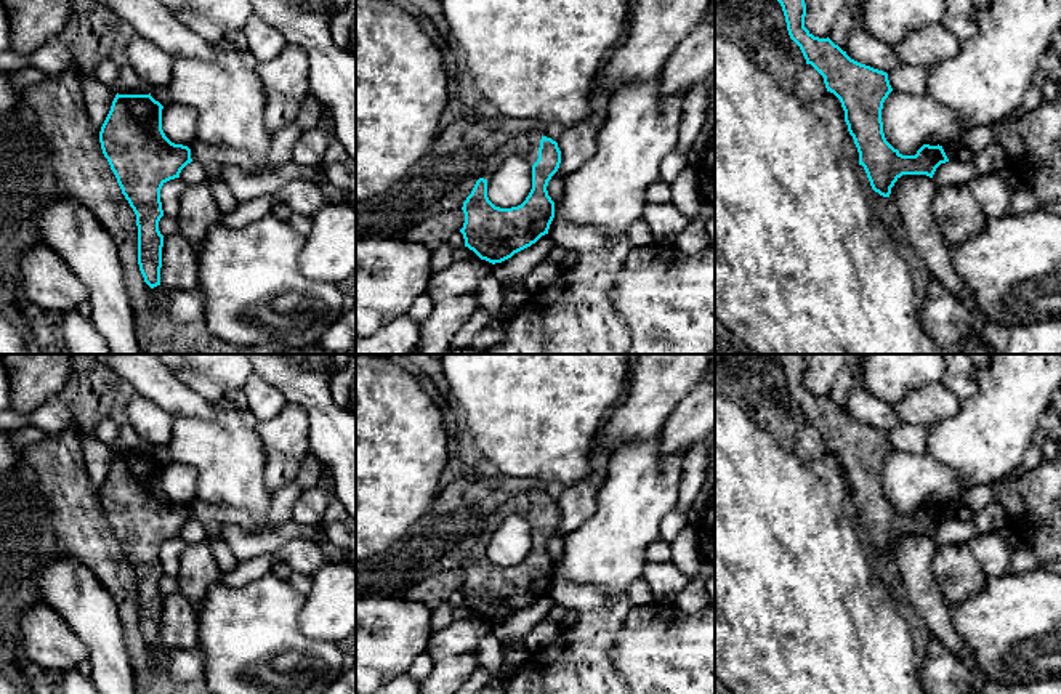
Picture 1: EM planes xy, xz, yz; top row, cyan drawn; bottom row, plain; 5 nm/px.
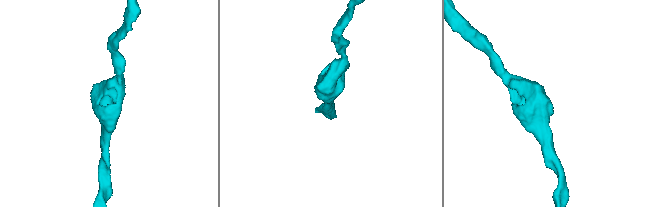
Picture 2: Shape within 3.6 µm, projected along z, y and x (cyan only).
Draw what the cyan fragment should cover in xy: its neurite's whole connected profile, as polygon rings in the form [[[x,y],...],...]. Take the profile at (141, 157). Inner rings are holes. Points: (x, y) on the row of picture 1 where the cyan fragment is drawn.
[[[115,95],[111,111],[101,127],[99,143],[122,194],[136,215],[138,264],[144,282],[154,288],[160,285],[163,236],[159,221],[163,216],[160,189],[192,162],[191,149],[171,143],[162,130],[163,106],[149,95]]]

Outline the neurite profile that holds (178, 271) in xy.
[[[180,231],[163,237],[160,285],[165,290],[192,290],[199,285],[197,247]]]

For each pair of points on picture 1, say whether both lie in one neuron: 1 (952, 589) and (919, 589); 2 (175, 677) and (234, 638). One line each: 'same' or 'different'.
1: different
2: different

